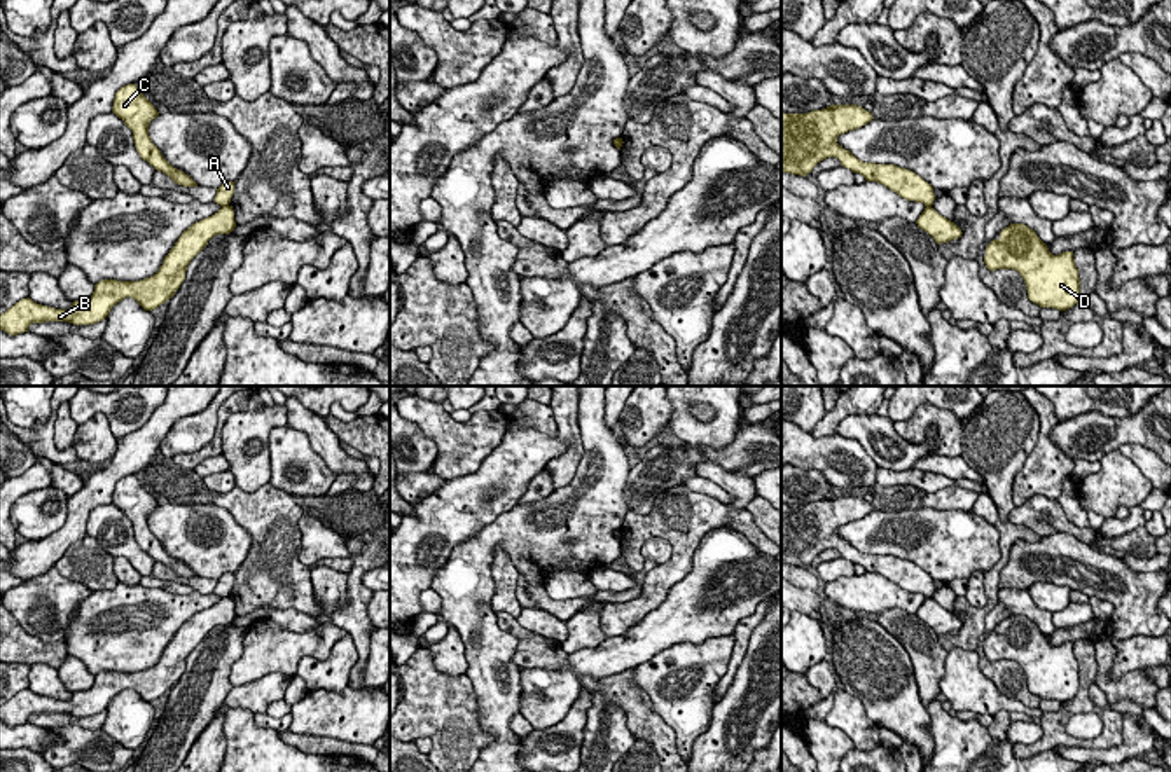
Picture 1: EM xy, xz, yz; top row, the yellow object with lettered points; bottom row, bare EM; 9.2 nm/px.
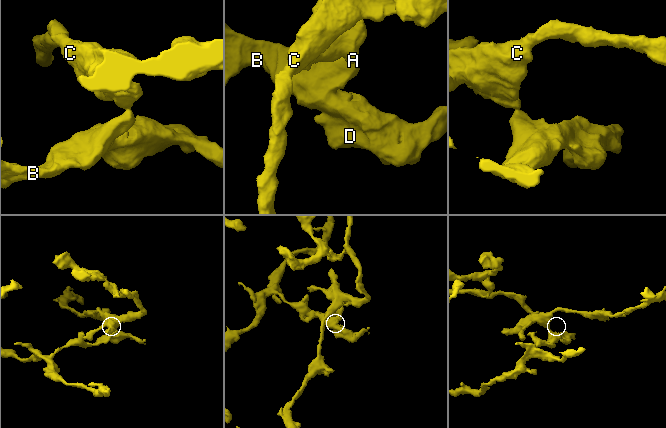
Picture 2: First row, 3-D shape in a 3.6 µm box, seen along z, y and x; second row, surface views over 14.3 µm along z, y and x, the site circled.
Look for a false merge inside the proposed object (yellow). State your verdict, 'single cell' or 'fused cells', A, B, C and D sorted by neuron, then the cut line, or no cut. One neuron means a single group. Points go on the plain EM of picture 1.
fused cells; A C / B D; cut in xy along (222, 596), (228, 598)

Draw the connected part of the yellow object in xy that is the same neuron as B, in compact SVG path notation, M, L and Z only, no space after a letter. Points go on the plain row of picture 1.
M222 597L215 606L192 615L182 624L164 648L159 662L140 672L101 671L86 692L75 692L68 700L54 700L21 690L0 706L0 721L9 727L28 723L31 714L68 713L93 716L105 711L110 700L126 688L135 690L145 702L152 702L175 686L185 671L191 651L217 625L229 625L236 618L232 597Z

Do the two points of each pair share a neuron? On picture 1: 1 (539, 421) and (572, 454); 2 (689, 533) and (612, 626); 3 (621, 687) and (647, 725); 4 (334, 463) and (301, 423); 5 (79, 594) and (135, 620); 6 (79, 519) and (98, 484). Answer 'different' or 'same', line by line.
1: different
2: same
3: same
4: same
5: different
6: same

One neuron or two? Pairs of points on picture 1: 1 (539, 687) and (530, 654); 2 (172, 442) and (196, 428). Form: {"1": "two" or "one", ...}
{"1": "two", "2": "one"}

